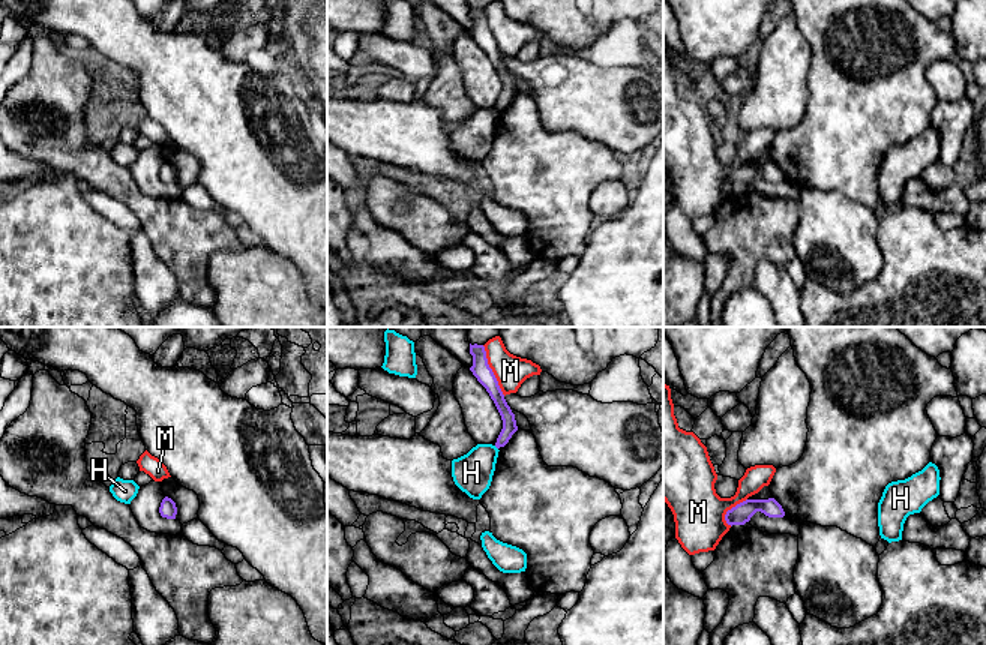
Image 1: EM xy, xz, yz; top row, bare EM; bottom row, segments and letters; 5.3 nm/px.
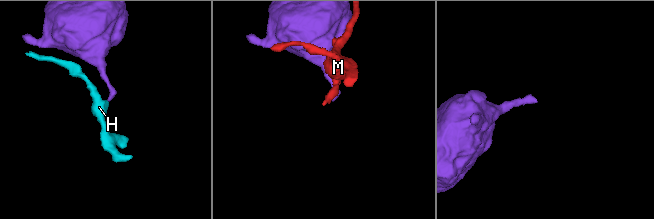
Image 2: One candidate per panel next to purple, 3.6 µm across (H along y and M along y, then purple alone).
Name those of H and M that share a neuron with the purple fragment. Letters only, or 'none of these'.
none of these

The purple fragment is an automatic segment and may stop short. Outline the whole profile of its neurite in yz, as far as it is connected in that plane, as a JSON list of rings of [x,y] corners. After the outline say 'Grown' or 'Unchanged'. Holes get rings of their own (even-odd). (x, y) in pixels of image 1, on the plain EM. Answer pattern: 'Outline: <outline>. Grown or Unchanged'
Outline: [[[746,164],[726,176],[725,184],[728,189],[744,189],[750,182],[761,176],[768,182],[783,182],[782,170],[774,164]]]. Unchanged

